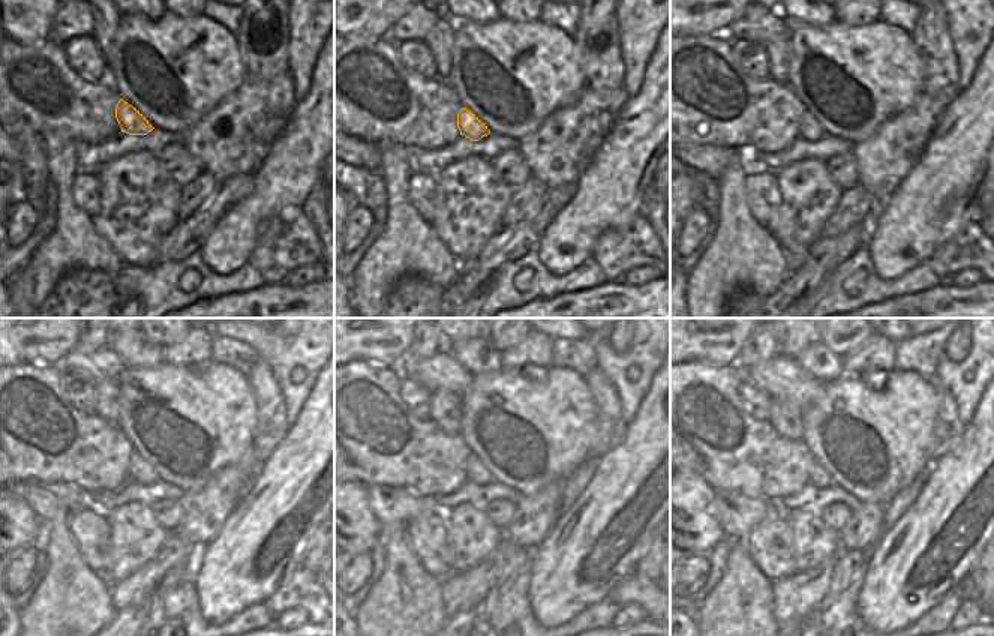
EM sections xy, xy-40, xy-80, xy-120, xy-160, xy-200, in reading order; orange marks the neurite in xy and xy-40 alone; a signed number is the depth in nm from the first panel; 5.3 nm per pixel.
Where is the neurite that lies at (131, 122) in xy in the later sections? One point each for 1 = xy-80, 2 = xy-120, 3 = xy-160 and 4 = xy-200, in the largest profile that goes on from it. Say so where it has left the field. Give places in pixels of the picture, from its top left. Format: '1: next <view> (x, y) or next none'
1: next xy-80 (810, 129)
2: next xy-120 (137, 465)
3: next xy-160 (474, 465)
4: next xy-200 (814, 465)

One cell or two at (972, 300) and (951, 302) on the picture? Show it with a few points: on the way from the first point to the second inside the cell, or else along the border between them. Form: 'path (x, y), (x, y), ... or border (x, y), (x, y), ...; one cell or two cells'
path (967, 302), (955, 302); one cell

